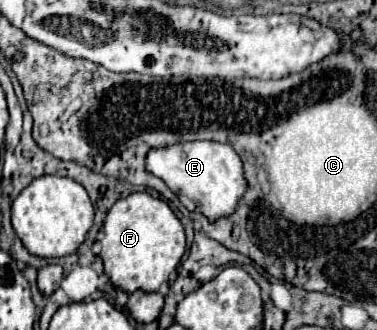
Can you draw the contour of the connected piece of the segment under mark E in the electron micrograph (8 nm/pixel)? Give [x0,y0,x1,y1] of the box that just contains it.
[147,140,247,222]

